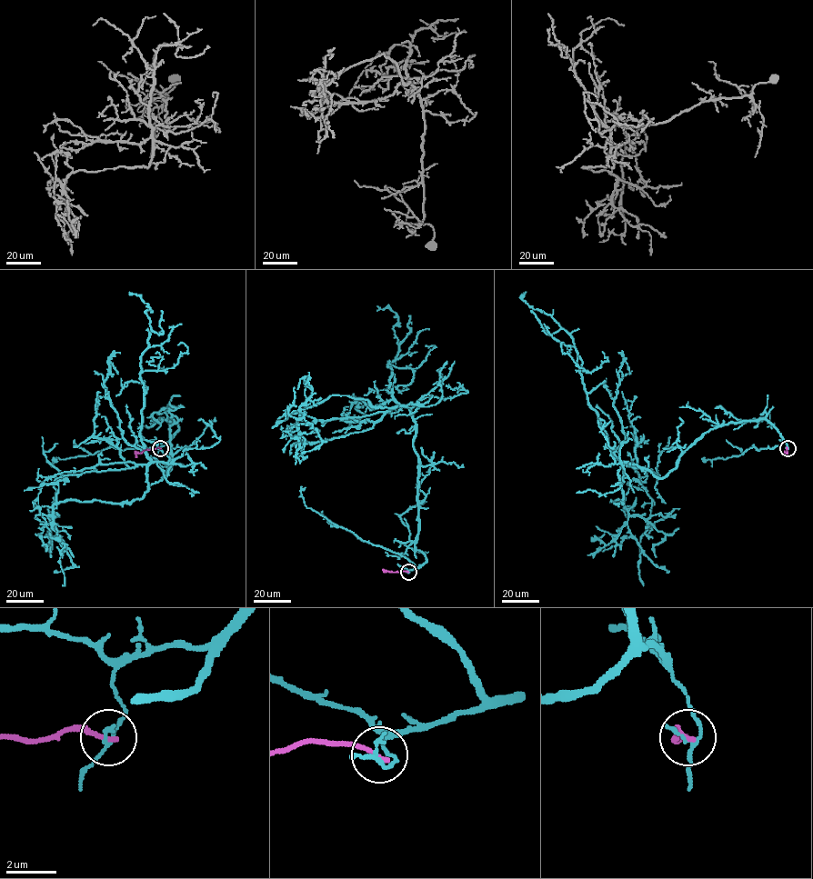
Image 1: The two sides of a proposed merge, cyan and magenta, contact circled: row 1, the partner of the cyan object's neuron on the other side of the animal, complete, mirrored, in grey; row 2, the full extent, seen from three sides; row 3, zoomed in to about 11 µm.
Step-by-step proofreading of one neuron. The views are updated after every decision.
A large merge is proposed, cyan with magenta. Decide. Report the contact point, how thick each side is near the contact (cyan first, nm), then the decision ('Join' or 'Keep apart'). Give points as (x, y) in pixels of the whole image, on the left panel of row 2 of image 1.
Place: (160, 448). Thickness 150 nm (cyan) against 200 nm. Keep apart

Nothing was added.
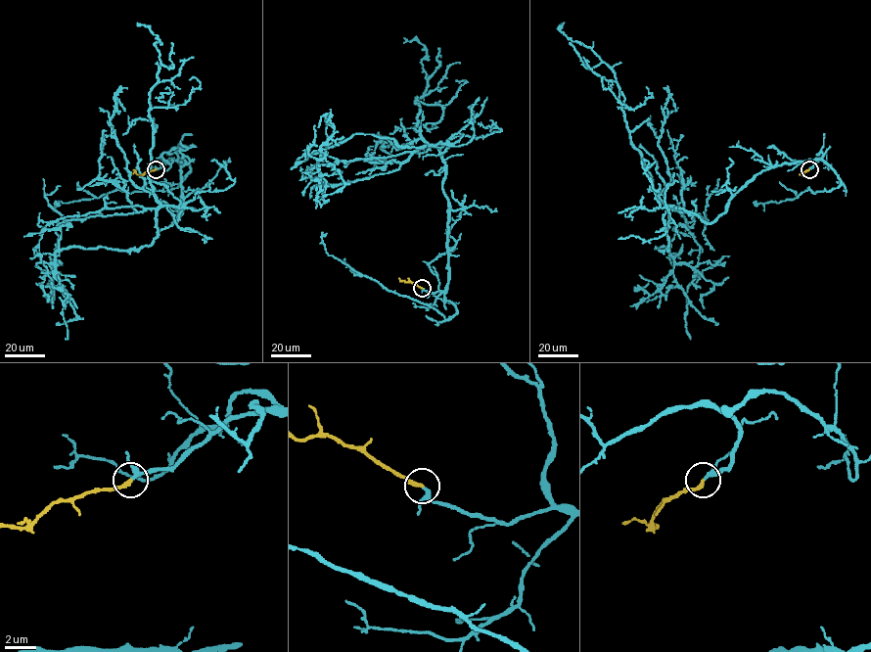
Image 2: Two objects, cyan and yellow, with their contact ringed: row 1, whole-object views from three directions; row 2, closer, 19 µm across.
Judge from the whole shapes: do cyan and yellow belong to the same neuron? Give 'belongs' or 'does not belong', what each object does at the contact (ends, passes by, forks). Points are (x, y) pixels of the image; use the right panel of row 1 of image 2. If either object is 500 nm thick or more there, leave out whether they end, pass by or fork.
belongs; cyan passes by; yellow ends there

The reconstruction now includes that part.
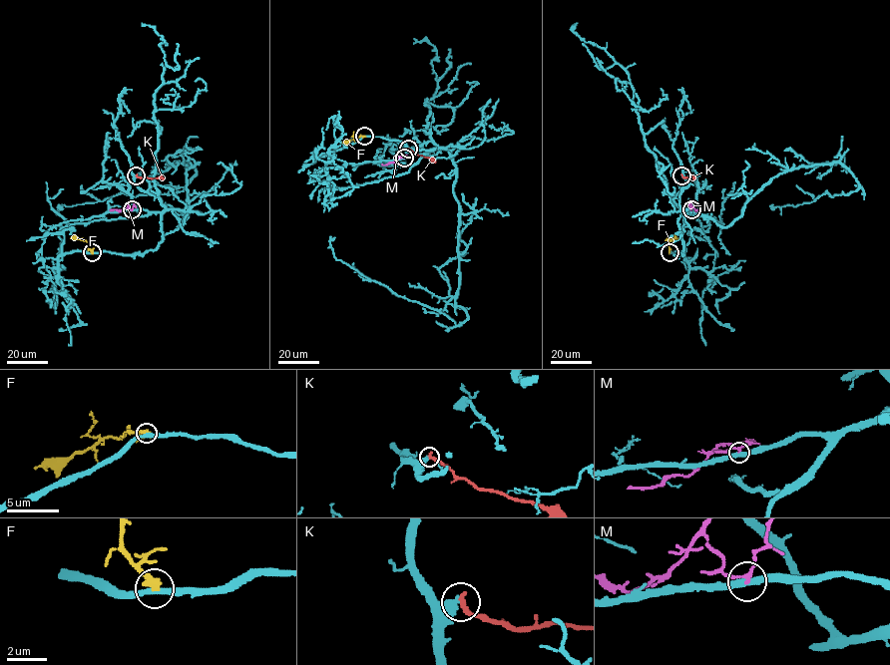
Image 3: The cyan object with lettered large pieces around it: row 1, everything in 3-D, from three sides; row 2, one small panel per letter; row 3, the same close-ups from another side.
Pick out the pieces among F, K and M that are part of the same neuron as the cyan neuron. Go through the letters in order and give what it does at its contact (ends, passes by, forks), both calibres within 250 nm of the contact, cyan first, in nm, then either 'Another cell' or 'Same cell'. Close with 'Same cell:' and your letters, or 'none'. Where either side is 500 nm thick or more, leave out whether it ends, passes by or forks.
F: It ends there. Thickness 280 nm (cyan) against 320 nm. Another cell
K: It ends there. Thickness 380 nm (cyan) against 240 nm. Another cell
M: It passes by. Thickness 360 nm (cyan) against 150 nm. Another cell
Same cell: none

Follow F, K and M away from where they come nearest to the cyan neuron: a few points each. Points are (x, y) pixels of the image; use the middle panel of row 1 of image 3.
F: (364, 136), (342, 143)
K: (408, 149), (435, 163)
M: (403, 158), (381, 165)

